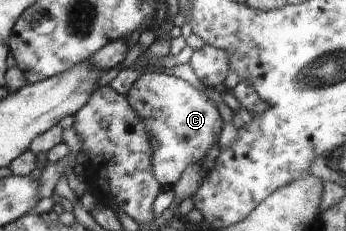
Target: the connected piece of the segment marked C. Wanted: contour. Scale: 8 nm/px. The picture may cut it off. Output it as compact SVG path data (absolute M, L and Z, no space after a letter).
M151 70L137 78L133 87L128 91L126 98L129 105L135 109L135 113L141 117L147 128L147 133L154 150L153 173L159 185L161 185L161 192L173 190L173 186L179 181L183 171L189 165L200 165L203 159L207 157L209 149L215 143L218 143L221 125L223 125L219 109L217 109L216 104L212 100L206 98L203 89L197 89L197 87L189 84L188 81L172 74Z

